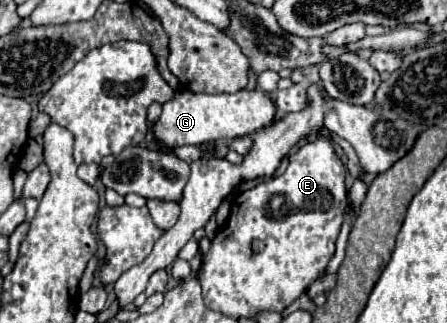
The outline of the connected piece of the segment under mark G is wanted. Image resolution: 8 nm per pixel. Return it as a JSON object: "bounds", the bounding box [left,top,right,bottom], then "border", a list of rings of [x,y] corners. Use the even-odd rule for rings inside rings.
{"bounds":[153,89,277,147],"border":[[[177,89],[173,99],[163,105],[159,119],[153,123],[153,135],[167,147],[203,145],[217,139],[235,139],[253,135],[259,129],[269,127],[275,121],[277,105],[265,93],[241,89],[237,93],[193,93],[189,89]]]}

